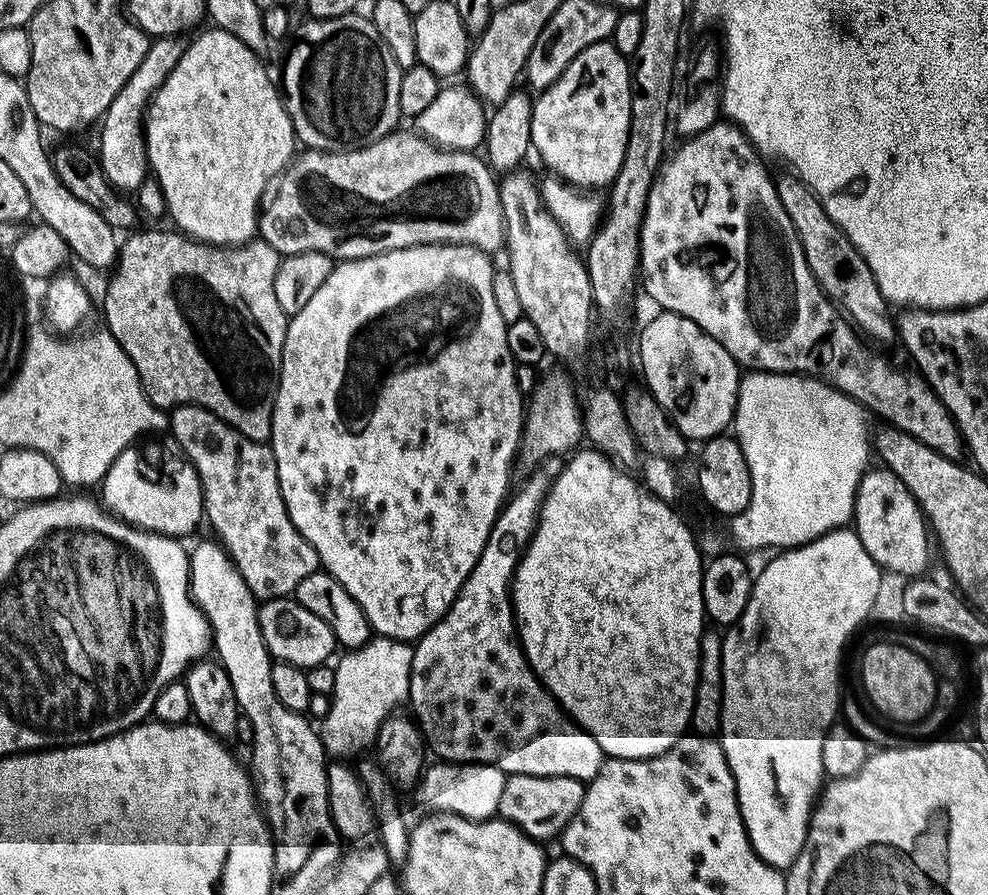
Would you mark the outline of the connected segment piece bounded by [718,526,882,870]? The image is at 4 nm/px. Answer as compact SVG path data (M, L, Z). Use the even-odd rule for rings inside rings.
M848 526L773 556L753 579L750 602L738 627L729 627L722 636L724 685L718 739L734 774L738 806L753 850L770 866L787 870L806 842L812 810L826 780L822 742L840 708L840 655L848 635L871 617L882 569Z

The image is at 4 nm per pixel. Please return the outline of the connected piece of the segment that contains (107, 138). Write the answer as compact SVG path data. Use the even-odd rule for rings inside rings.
M183 35L158 36L149 43L146 58L138 65L138 70L126 78L126 86L114 94L114 102L104 112L99 121L100 148L98 159L100 169L109 184L121 194L134 194L142 182L149 179L148 152L144 148L144 118L148 111L148 104L152 101L157 90L166 82L170 70L178 66L182 54L188 49L189 41Z

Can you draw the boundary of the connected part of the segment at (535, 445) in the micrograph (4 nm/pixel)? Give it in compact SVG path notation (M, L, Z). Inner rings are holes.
M548 372L545 376L543 373L526 404L524 431L518 449L519 463L536 466L547 461L544 460L547 456L556 456L559 452L571 453L583 436L582 404L578 396L576 400L576 388L571 378L564 372Z

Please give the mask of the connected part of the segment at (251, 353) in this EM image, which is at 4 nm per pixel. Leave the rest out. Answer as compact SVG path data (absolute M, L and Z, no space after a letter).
M152 226L152 227L149 227L149 228L148 228L148 229L147 229L147 230L144 230L144 231L148 231L148 232L136 232L136 231L133 231L133 232L132 232L132 233L131 233L131 234L128 234L128 235L132 235L132 234L133 234L133 236L128 236L128 237L126 237L126 238L125 238L125 240L124 240L124 237L123 237L123 240L122 240L122 243L121 243L121 244L120 244L120 245L119 245L119 248L118 248L118 251L117 251L117 253L116 253L116 262L115 262L115 265L114 265L114 267L113 267L113 268L112 268L112 269L111 269L111 272L110 272L110 275L112 275L112 277L110 277L110 278L109 278L109 280L108 280L108 289L106 289L106 290L105 290L105 292L104 292L104 320L105 320L105 322L106 322L106 323L108 323L108 324L105 324L105 325L106 325L106 330L107 330L107 331L108 331L108 333L109 333L109 334L110 334L110 335L112 335L112 336L113 336L113 337L114 337L114 339L116 339L116 341L117 341L117 342L118 342L118 346L122 346L122 350L126 350L126 354L127 354L127 355L128 355L128 357L129 357L129 358L130 358L130 362L134 362L134 366L135 366L135 367L136 367L136 369L137 369L137 370L138 370L138 378L139 378L139 379L140 379L140 381L141 381L141 382L142 382L142 386L143 386L143 387L144 387L144 393L145 393L145 394L146 394L146 398L150 398L150 402L151 402L151 403L152 403L152 404L153 404L153 406L154 406L154 407L156 407L156 408L162 408L162 409L165 409L165 410L171 410L171 409L173 409L173 408L177 408L177 406L178 406L178 405L179 405L179 404L193 404L193 405L194 405L194 406L202 406L202 407L203 407L203 408L205 408L205 409L206 409L206 410L210 410L210 411L211 411L211 412L213 412L213 413L214 413L214 414L218 414L218 418L222 418L222 419L223 419L223 420L225 420L225 421L226 421L226 423L227 423L227 424L229 424L229 425L230 425L230 426L234 426L234 430L238 430L238 431L239 431L239 432L241 432L241 433L242 433L242 434L246 434L246 438L250 438L250 439L251 439L251 440L254 440L254 441L257 441L257 442L268 442L268 441L271 441L271 439L272 439L272 423L273 423L273 422L274 422L274 406L275 406L275 405L276 405L276 395L277 395L277 394L278 394L278 386L279 386L279 385L280 385L280 371L281 371L281 370L282 370L282 350L283 350L283 349L284 349L284 343L285 343L285 342L286 342L286 330L287 330L287 329L288 329L288 321L289 321L289 319L290 319L290 317L289 317L289 316L288 316L288 315L287 315L287 314L285 314L285 313L284 313L284 311L283 311L283 310L282 310L282 306L278 306L278 298L277 298L277 297L276 297L276 295L274 295L274 274L275 274L275 273L276 273L276 271L277 271L277 270L278 270L278 266L279 266L279 265L280 265L280 262L281 262L281 259L282 259L282 256L281 256L281 253L278 253L278 252L276 252L276 251L275 251L275 250L274 250L274 246L270 246L270 242L266 242L266 241L265 241L265 240L264 240L264 239L262 239L262 238L253 238L253 239L250 239L250 240L247 240L247 241L246 241L246 242L245 242L245 243L244 243L244 244L237 244L237 245L235 245L235 246L221 246L221 245L219 245L219 244L204 244L204 243L203 243L203 242L202 242L202 241L201 241L201 240L193 240L193 239L192 239L192 237L191 237L191 236L186 236L186 235L184 235L184 233L183 233L183 232L181 232L181 231L179 231L179 230L171 230L171 231L172 231L172 232L159 232L159 231L160 231L160 230L161 230L161 229L160 229L160 228L159 228L159 227L156 227L156 226Z

